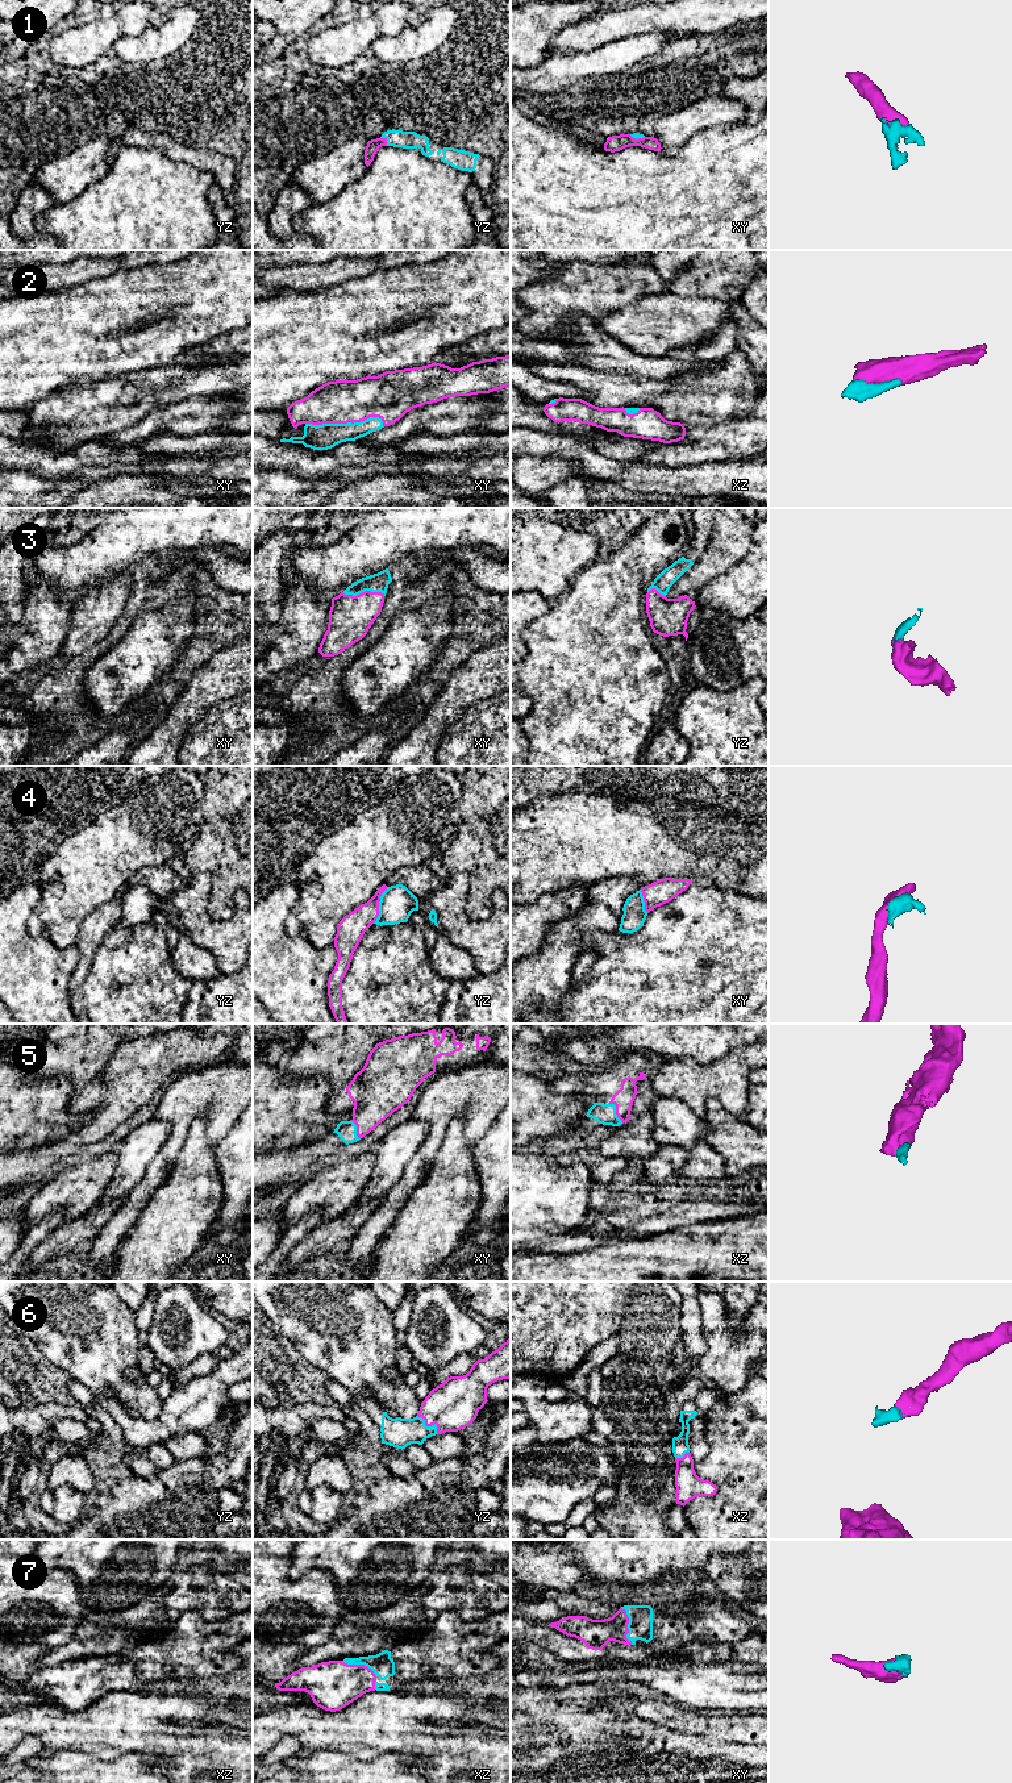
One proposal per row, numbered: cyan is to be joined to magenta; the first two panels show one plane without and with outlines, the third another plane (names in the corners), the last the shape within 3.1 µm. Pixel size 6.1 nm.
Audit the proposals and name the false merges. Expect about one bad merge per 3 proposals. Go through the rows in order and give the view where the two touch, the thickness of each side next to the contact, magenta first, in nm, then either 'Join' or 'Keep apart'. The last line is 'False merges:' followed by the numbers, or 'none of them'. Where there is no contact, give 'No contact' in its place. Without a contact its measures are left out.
1: Touches magenta in yz. Thickness 80 nm (magenta) against 110 nm. Join
2: Touches magenta in xy. Thickness 260 nm (magenta) against 160 nm. Join
3: Touches magenta in xy. Thickness 260 nm (magenta) against 120 nm. Join
4: Touches magenta in yz. Thickness 160 nm (magenta) against 220 nm. Keep apart
5: Touches magenta in xz. Thickness 120 nm (magenta) against 130 nm. Join
6: Touches magenta in yz. Thickness 300 nm (magenta) against 180 nm. Join
7: Touches magenta in xy. Thickness 180 nm (magenta) against 150 nm. Join
False merges: 4

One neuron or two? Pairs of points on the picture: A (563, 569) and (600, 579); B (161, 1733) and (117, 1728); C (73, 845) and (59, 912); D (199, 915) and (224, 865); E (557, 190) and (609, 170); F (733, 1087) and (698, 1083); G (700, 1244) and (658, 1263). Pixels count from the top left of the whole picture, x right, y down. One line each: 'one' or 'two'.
A: two
B: one
C: one
D: two
E: one
F: one
G: one

